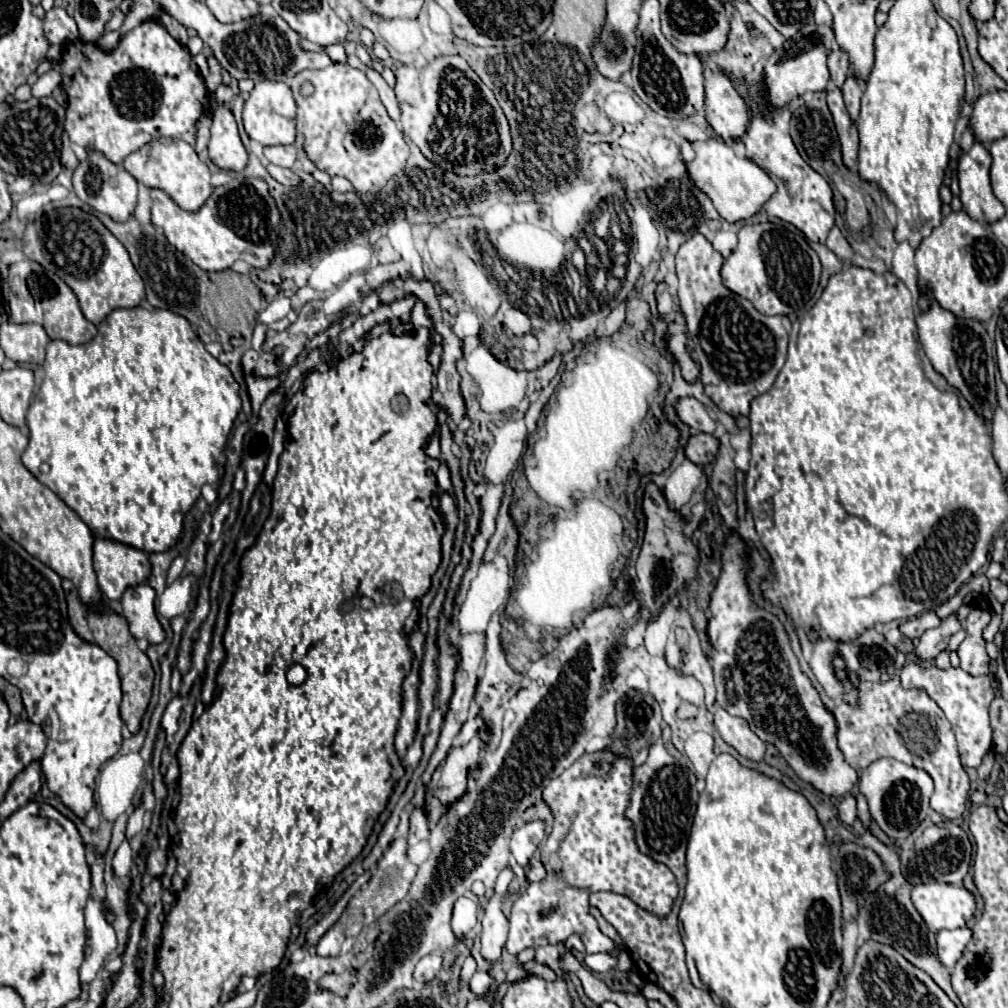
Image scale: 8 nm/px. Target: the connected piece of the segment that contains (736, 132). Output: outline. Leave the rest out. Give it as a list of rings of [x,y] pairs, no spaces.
[[[704,69],[706,77],[706,119],[724,141],[736,141],[748,131],[750,107],[738,95],[732,81],[724,73],[712,73]]]

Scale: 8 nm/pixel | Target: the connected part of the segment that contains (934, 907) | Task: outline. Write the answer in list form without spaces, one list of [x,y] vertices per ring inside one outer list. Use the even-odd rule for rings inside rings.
[[[946,883],[916,885],[912,903],[932,933],[964,927],[976,909],[970,891]]]

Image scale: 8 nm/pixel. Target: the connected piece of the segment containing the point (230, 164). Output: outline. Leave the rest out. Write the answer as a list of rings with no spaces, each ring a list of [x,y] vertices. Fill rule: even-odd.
[[[218,107],[212,115],[212,137],[208,153],[214,165],[226,171],[240,173],[246,167],[248,155],[238,135],[238,125],[228,107]]]

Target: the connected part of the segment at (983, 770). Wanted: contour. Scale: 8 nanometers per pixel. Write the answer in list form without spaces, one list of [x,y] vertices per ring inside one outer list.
[[[989,751],[982,760],[980,767],[977,769],[978,776],[982,779],[986,779],[993,768],[995,762],[995,753],[993,751]]]

